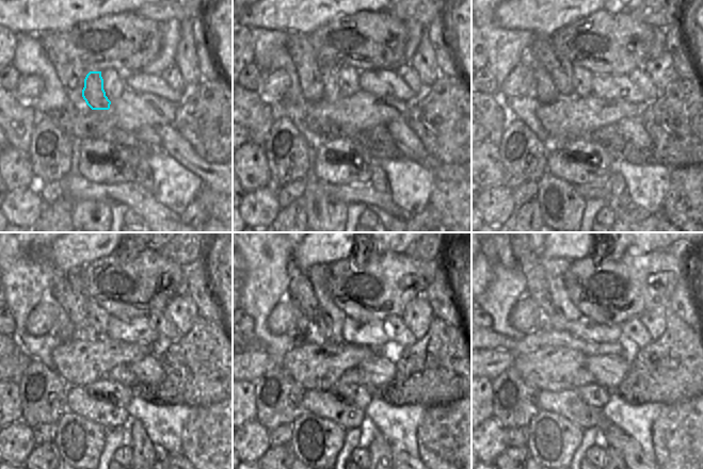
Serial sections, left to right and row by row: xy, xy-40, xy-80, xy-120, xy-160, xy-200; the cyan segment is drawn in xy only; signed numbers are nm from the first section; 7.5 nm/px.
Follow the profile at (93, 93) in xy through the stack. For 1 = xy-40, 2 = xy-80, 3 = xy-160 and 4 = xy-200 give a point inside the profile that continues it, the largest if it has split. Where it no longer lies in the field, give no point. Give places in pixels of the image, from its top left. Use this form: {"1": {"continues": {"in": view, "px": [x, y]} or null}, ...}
{"1": {"continues": {"in": "xy-40", "px": [329, 77]}}, "2": {"continues": {"in": "xy-80", "px": [541, 52]}}, "3": {"continues": {"in": "xy-160", "px": [300, 290]}}, "4": {"continues": {"in": "xy-200", "px": [527, 258]}}}

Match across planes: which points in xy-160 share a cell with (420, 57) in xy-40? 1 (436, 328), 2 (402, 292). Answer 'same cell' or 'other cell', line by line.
1: other cell
2: other cell

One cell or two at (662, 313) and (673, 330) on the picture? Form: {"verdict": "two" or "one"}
{"verdict": "two"}

